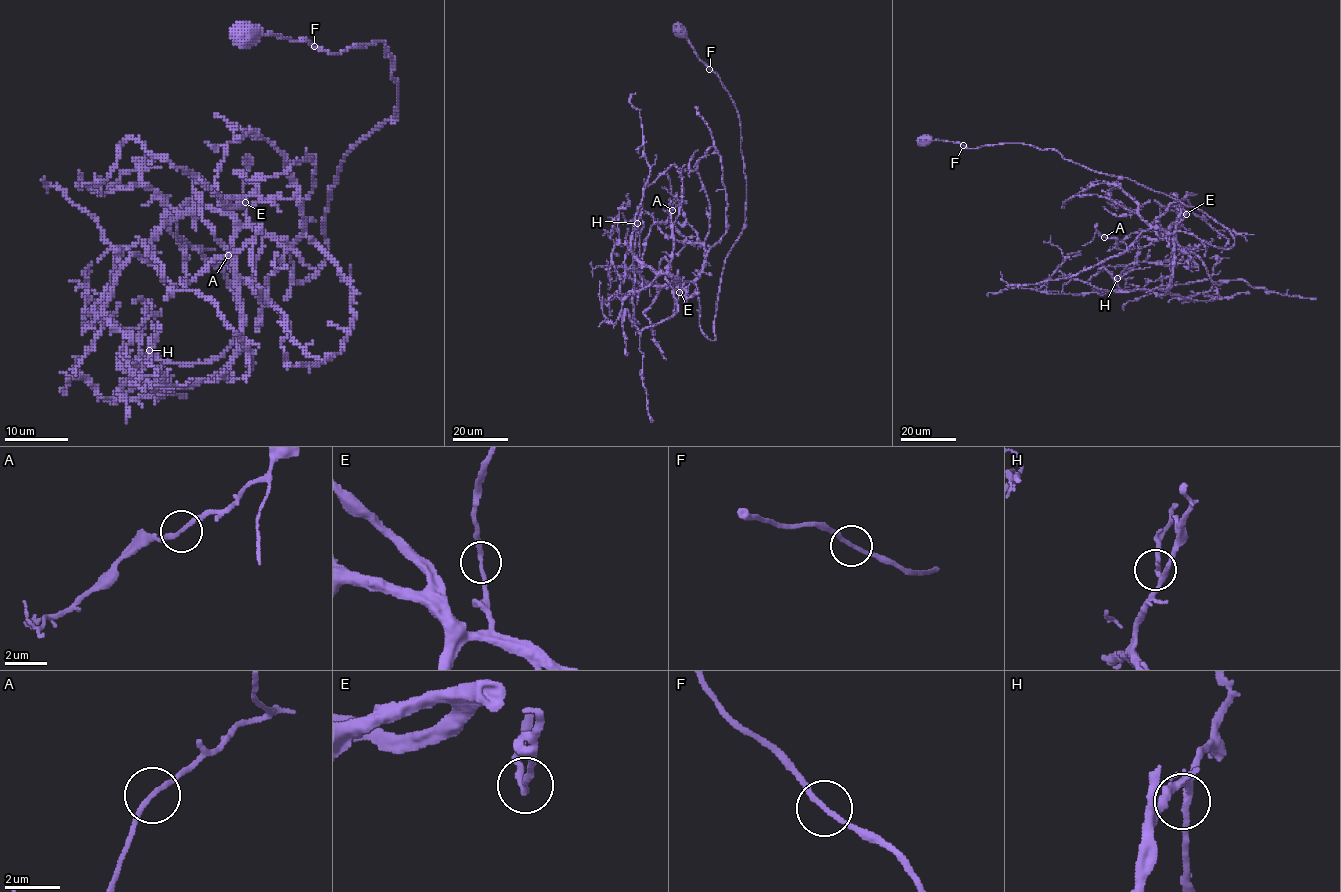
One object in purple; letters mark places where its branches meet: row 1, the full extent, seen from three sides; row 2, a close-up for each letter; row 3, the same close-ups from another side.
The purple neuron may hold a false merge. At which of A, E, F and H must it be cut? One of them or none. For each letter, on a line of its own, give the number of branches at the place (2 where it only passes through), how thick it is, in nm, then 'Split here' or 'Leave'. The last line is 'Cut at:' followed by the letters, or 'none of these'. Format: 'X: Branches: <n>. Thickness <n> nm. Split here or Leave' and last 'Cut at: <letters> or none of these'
A: Branches: 2. Thickness 170 nm. Leave
E: Branches: 2. Thickness 200 nm. Leave
F: Branches: 2. Thickness 170 nm. Leave
H: Branches: 2. Thickness 200 nm. Leave
Cut at: none of these

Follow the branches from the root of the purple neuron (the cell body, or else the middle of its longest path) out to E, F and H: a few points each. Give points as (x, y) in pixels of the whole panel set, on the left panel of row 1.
E: (245, 39), (332, 54), (384, 42), (398, 88), (395, 116), (342, 160), (327, 255), (307, 280), (245, 203)
F: (245, 39), (278, 36), (305, 40), (313, 47)
H: (245, 39), (384, 42), (395, 116), (342, 160), (307, 280), (239, 228), (219, 373), (146, 383), (149, 350)

